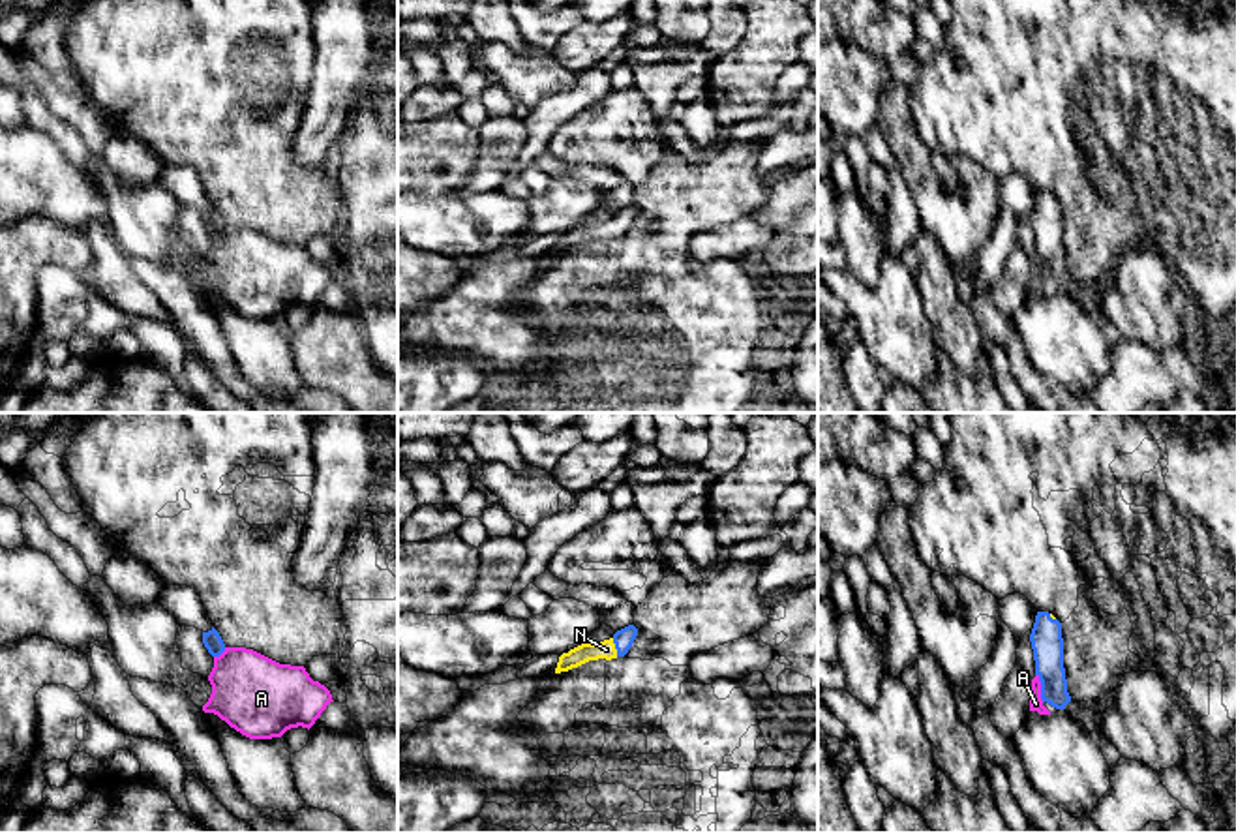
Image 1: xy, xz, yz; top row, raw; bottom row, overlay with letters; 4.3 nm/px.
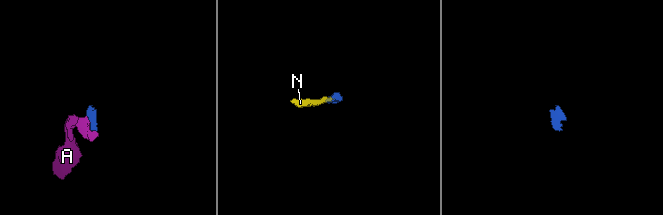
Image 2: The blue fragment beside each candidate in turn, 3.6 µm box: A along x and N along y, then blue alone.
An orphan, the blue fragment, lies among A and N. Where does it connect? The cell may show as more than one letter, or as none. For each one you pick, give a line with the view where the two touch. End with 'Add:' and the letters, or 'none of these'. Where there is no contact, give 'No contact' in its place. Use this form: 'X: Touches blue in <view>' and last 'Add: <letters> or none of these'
A: Touches blue in yz
N: Touches blue in xz
Add: A, N

